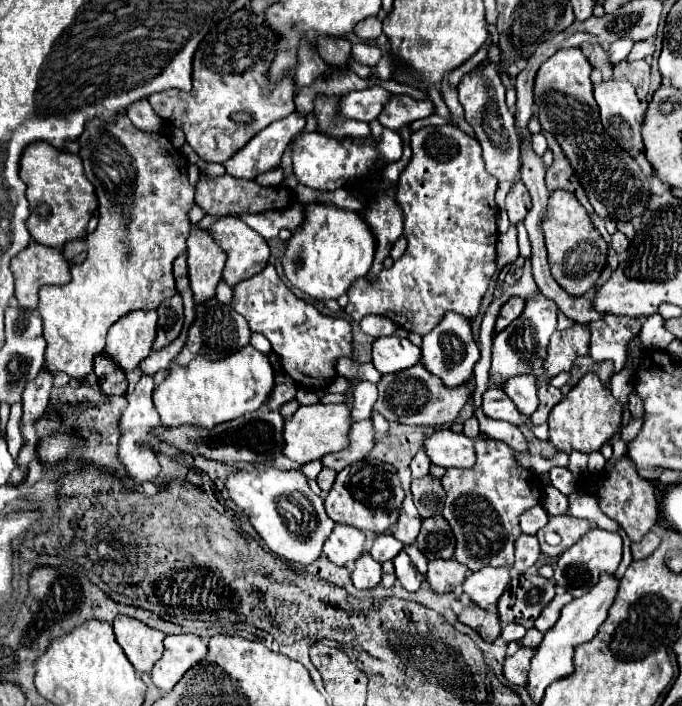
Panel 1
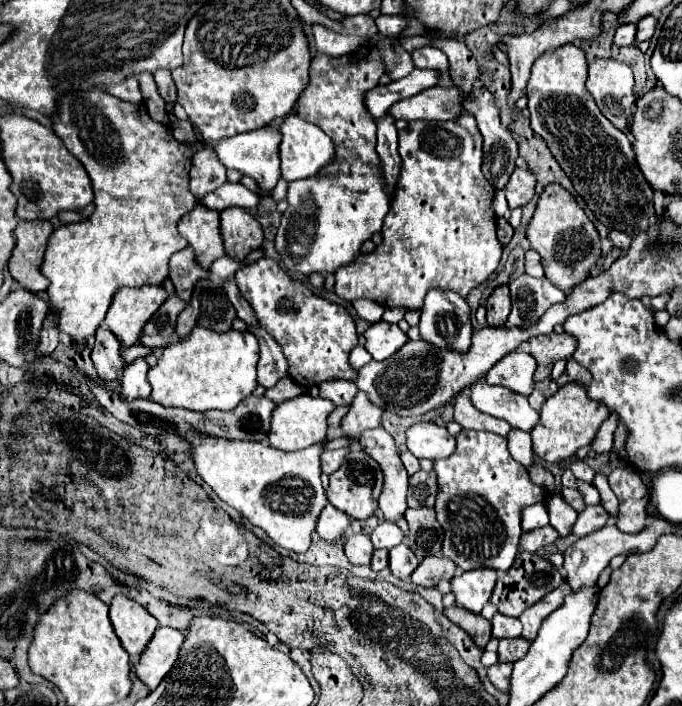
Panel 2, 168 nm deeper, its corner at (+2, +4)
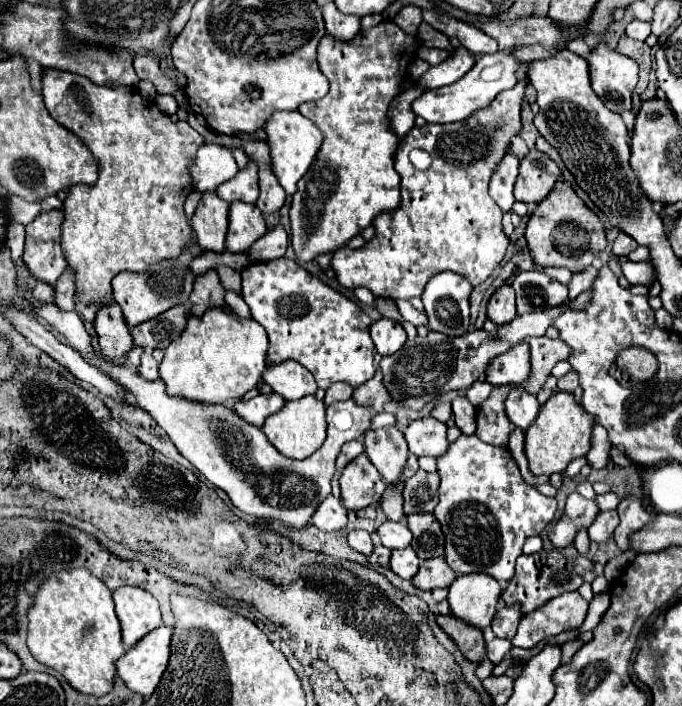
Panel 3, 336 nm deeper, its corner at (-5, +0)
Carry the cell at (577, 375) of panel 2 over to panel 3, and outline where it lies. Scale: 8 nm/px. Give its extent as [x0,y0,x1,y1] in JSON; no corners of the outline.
[557,370,581,400]

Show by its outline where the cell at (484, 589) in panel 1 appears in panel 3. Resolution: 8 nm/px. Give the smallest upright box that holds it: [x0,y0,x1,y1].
[447,574,501,628]

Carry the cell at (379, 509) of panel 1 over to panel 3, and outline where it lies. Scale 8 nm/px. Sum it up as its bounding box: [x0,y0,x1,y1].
[339,452,385,510]

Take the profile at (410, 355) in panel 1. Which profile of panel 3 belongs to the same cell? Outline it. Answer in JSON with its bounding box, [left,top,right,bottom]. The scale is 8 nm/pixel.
[371,318,407,356]

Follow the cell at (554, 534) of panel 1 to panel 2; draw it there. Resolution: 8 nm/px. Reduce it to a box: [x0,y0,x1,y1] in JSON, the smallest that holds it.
[572,504,610,538]

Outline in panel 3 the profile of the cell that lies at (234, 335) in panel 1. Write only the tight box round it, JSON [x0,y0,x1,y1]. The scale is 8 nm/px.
[191,270,225,314]

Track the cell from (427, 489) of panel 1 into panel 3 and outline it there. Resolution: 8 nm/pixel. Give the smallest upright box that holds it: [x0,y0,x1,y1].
[403,470,439,516]

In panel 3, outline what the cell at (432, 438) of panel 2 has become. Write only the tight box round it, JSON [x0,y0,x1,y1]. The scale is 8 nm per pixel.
[405,416,447,456]

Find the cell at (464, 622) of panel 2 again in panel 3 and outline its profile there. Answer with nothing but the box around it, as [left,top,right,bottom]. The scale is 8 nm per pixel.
[437,616,485,664]

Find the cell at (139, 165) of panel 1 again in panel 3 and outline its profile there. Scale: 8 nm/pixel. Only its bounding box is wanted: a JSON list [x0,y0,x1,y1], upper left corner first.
[41,68,205,304]

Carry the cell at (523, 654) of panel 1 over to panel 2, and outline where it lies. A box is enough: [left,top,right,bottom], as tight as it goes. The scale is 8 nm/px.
[488,662,512,690]

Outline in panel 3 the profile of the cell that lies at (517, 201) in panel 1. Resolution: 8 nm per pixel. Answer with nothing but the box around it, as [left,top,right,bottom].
[515,150,561,202]

